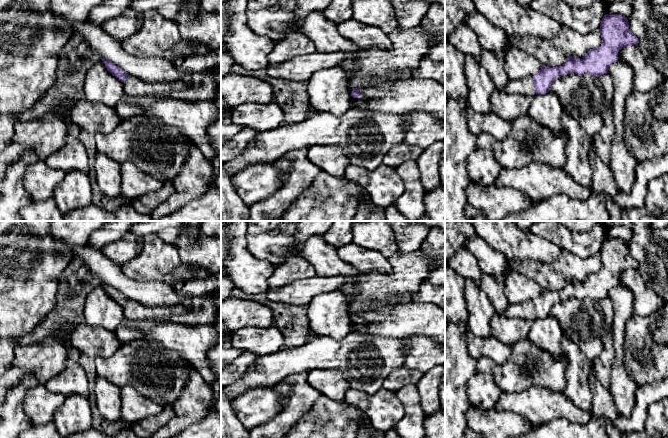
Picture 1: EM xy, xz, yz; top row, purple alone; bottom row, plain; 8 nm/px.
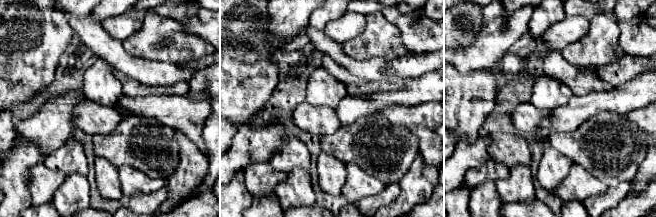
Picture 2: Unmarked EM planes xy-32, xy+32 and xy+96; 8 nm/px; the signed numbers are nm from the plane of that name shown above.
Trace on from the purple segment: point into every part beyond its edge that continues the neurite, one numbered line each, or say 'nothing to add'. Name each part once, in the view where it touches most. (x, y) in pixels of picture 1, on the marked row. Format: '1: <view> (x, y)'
1: yz (525, 86)

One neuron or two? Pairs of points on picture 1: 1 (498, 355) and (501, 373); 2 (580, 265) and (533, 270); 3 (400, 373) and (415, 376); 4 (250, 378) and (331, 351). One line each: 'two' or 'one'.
1: two
2: one
3: one
4: one

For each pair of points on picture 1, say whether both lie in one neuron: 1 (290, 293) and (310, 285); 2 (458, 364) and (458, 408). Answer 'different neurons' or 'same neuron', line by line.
1: same neuron
2: same neuron

